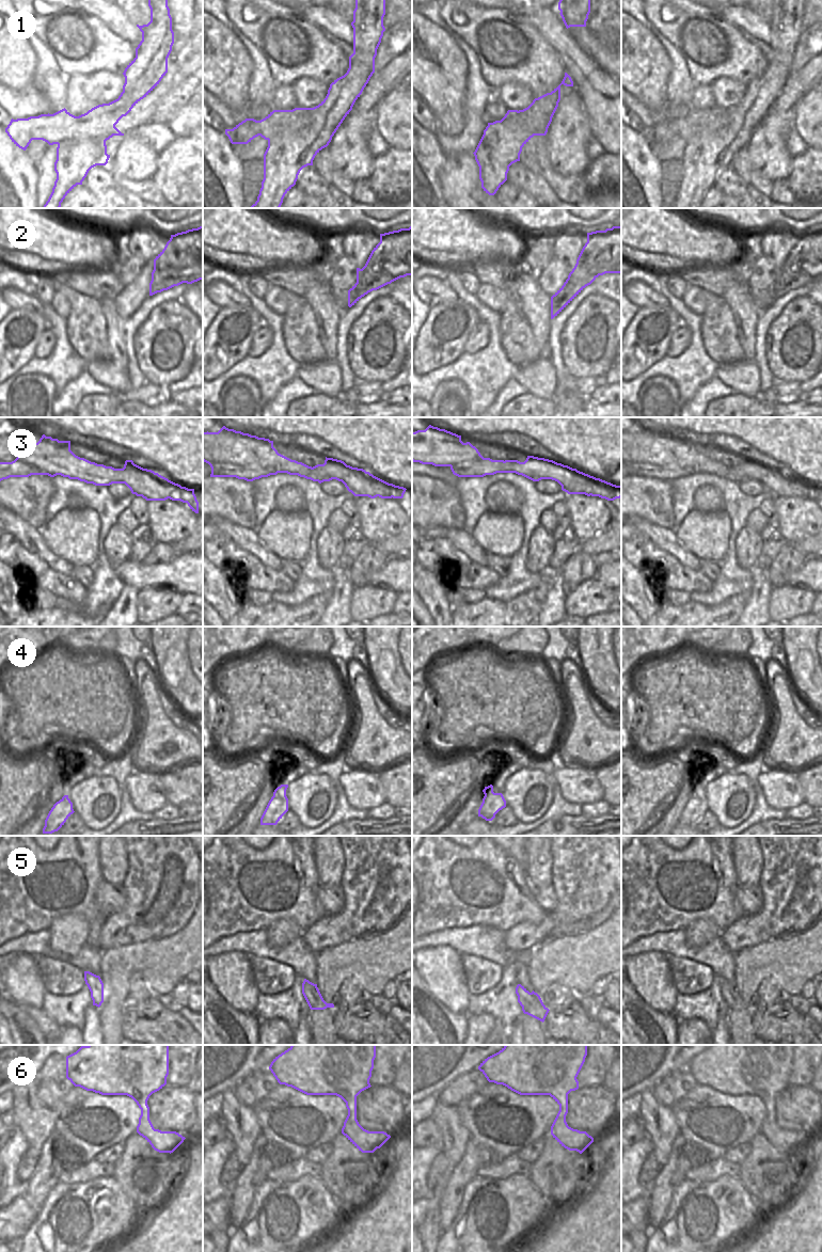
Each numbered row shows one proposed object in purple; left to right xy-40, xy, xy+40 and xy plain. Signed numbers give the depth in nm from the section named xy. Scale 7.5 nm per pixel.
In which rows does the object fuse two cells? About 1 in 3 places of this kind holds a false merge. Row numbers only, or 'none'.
1, 3.

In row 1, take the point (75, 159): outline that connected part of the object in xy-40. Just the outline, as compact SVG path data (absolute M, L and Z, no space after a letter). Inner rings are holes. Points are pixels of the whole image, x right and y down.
M109 133L92 140L73 140L58 145L54 162L57 179L43 208L60 208L65 196L77 185L82 185L92 168L108 163L110 155L107 154L106 141L113 136L124 133Z

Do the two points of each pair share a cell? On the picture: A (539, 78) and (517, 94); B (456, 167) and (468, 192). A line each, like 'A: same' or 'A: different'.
A: different
B: same

